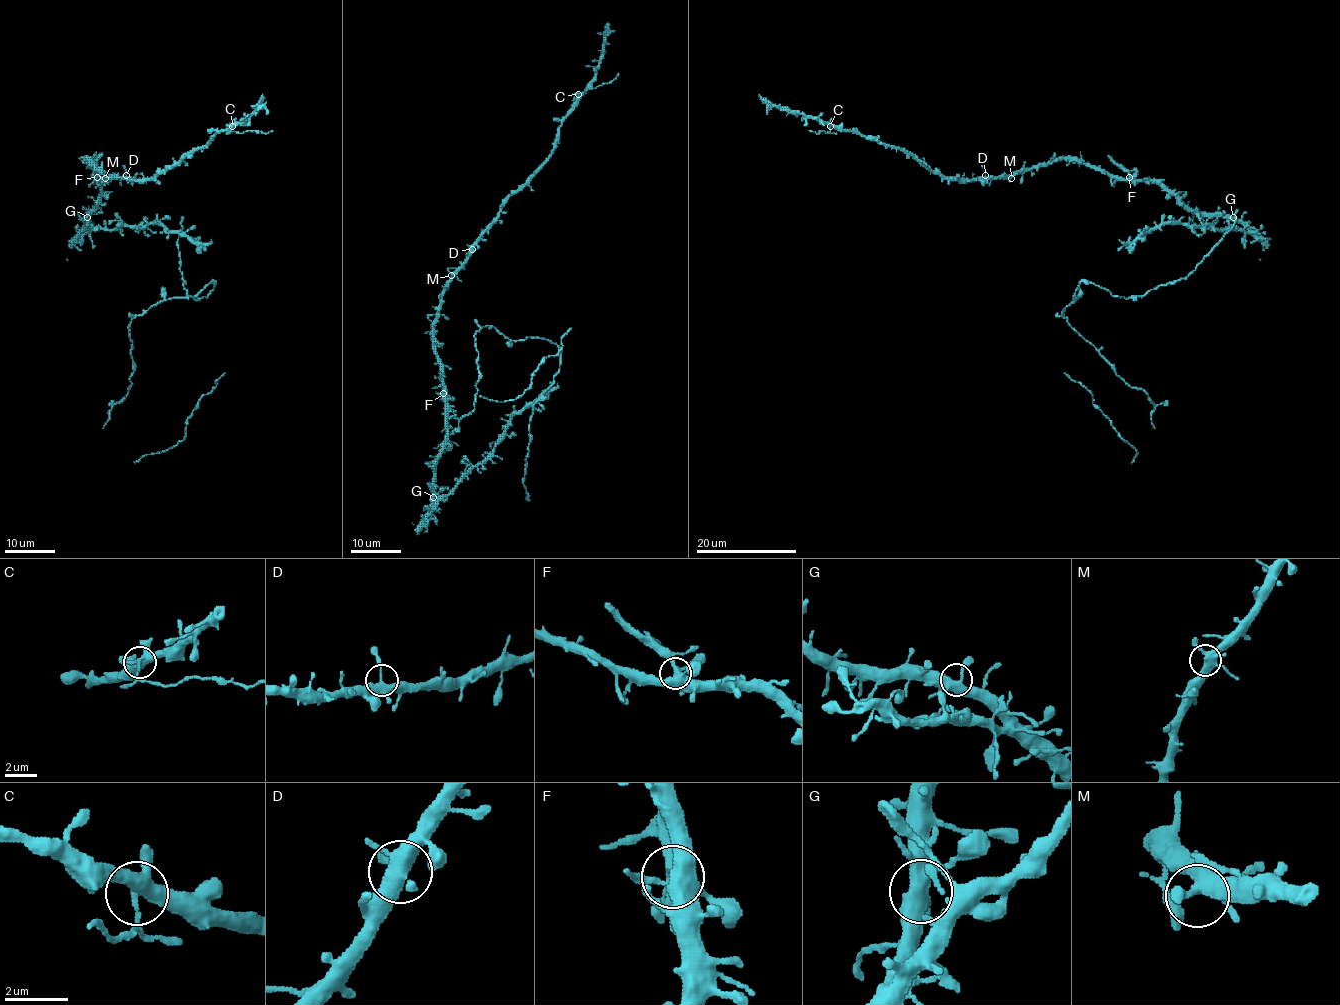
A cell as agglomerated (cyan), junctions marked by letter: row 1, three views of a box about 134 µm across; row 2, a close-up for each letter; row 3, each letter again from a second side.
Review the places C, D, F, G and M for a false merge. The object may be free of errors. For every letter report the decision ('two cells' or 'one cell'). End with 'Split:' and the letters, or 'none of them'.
C: two cells
D: one cell
F: one cell
G: one cell
M: one cell
Split: C

